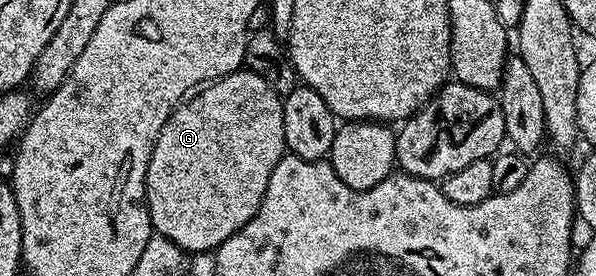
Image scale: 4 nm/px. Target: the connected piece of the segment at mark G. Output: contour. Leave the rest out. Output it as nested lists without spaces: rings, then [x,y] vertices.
[[[238,70],[226,76],[220,76],[217,80],[204,85],[196,94],[190,95],[188,99],[178,104],[177,109],[171,114],[171,118],[167,118],[167,122],[153,147],[151,162],[147,166],[145,205],[149,208],[149,220],[153,223],[153,231],[156,235],[175,242],[175,246],[179,246],[186,254],[212,253],[223,242],[227,242],[227,238],[231,238],[231,234],[235,234],[243,225],[251,222],[251,218],[257,213],[263,202],[267,182],[271,182],[271,170],[275,170],[275,166],[287,152],[283,138],[283,106],[281,102],[282,97],[278,96],[275,90],[271,90],[271,86],[267,86],[267,82],[263,82],[263,78],[259,78],[259,74],[248,70]]]

